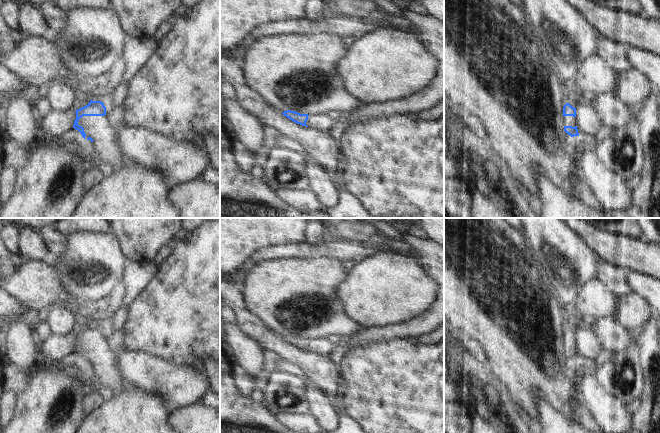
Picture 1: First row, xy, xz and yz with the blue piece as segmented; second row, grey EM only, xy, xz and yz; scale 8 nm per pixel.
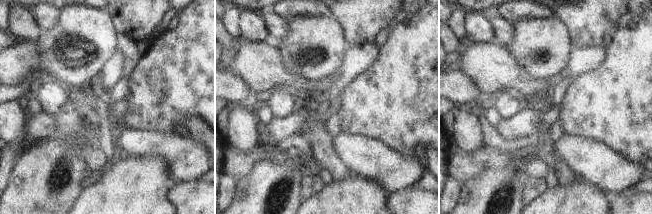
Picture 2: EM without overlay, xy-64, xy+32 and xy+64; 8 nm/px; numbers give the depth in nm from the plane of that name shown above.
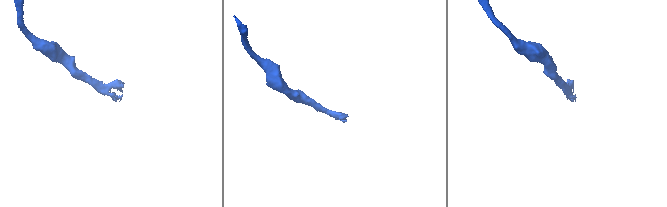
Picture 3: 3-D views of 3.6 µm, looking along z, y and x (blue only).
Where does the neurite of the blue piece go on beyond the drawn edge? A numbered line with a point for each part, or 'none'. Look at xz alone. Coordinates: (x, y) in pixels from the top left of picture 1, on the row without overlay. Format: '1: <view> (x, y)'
1: xz (321, 346)

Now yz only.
1: yz (568, 344)

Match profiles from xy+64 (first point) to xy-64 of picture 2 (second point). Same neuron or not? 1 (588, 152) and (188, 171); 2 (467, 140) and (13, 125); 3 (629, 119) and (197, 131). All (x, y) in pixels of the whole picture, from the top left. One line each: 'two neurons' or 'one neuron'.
1: one neuron
2: one neuron
3: two neurons

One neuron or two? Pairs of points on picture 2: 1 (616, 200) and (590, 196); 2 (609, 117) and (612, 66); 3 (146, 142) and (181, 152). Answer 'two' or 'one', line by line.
1: two
2: one
3: one

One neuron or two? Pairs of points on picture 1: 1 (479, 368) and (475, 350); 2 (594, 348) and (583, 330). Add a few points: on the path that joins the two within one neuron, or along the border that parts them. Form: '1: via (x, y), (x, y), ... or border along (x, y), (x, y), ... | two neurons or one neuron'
1: border along (463, 340), (464, 347), (476, 359), (487, 363) | two neurons
2: via (590, 344), (585, 334) | one neuron

